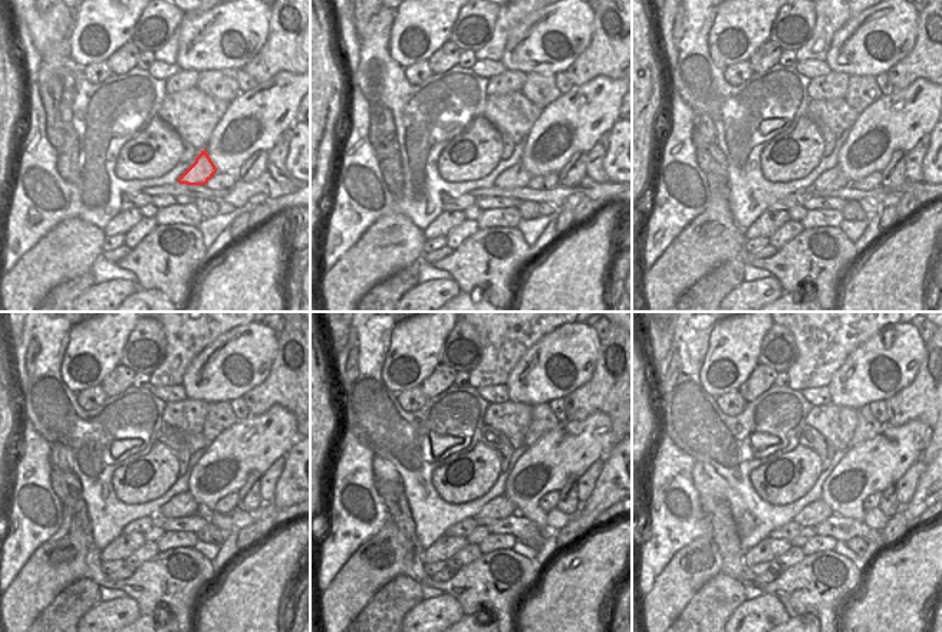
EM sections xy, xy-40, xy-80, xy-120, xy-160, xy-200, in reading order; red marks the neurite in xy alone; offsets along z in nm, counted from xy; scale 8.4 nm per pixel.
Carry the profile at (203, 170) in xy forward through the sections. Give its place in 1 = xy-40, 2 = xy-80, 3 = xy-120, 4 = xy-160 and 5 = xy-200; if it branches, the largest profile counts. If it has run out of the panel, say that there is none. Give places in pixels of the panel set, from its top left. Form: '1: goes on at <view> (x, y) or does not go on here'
1: goes on at xy-40 (517, 175)
2: goes on at xy-80 (835, 178)
3: goes on at xy-120 (181, 506)
4: goes on at xy-160 (501, 507)
5: goes on at xy-200 (814, 513)

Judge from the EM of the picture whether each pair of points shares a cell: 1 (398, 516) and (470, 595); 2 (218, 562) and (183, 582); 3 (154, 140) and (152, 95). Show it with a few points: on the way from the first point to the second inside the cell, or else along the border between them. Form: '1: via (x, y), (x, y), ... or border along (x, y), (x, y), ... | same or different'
1: via (409, 543), (412, 566), (427, 581), (442, 586) | same
2: border along (211, 562), (211, 568), (217, 573) | different
3: border along (155, 115), (128, 140) | different

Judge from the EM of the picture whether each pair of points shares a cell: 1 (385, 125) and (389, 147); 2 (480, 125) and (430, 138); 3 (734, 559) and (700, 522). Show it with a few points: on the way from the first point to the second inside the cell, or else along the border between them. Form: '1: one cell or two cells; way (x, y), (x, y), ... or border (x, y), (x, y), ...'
1: two cells; border (372, 109), (375, 124), (385, 132), (395, 134)
2: two cells; border (481, 115), (461, 131), (441, 154)
3: two cells; border (707, 516), (712, 532)

